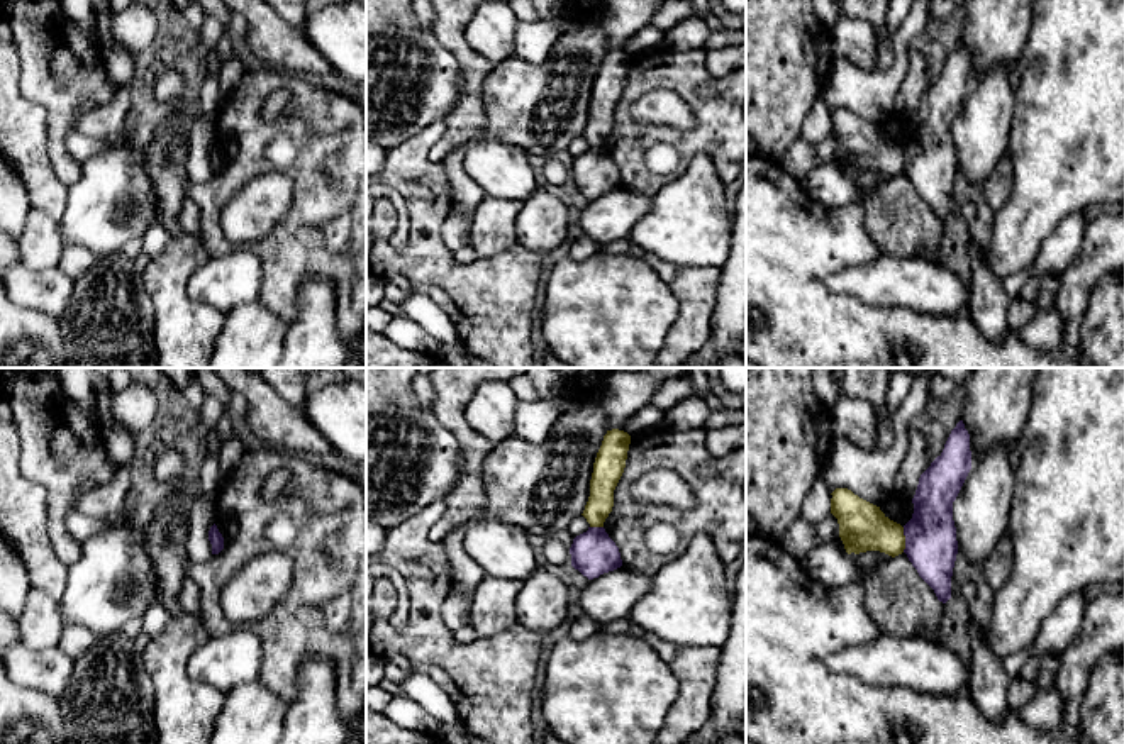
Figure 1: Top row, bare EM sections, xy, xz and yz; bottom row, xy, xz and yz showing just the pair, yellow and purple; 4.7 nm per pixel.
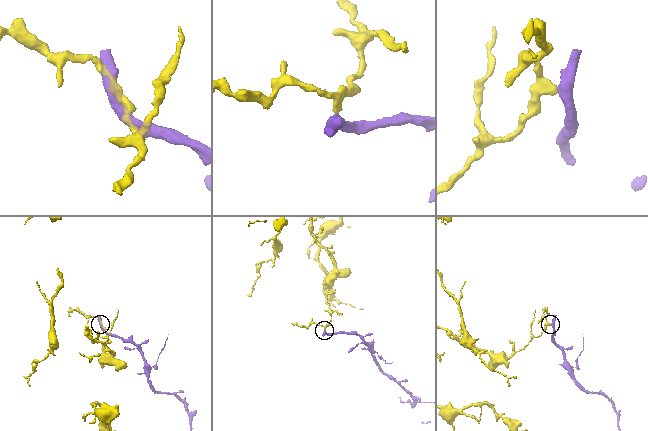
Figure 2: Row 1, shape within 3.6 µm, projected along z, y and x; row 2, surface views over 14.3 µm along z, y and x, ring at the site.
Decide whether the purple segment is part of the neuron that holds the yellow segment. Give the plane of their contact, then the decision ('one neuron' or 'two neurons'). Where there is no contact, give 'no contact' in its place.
contact in yz; two neurons

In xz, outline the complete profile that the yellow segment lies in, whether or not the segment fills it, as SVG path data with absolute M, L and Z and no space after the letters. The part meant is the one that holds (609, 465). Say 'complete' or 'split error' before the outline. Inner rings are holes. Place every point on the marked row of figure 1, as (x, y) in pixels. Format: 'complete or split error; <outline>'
complete; M612 429L604 436L602 446L593 463L590 480L590 497L583 517L590 527L604 527L614 507L614 490L624 473L631 436Z

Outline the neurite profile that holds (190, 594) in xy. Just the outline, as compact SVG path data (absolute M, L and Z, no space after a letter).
M186 576L181 583L180 607L183 608L183 612L200 615L200 588L190 576Z

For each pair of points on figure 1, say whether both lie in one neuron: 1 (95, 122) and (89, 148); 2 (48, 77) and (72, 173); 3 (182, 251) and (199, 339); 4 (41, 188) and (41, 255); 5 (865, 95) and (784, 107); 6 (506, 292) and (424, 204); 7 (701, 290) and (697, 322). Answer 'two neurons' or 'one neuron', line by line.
1: two neurons
2: one neuron
3: one neuron
4: two neurons
5: two neurons
6: one neuron
7: one neuron

